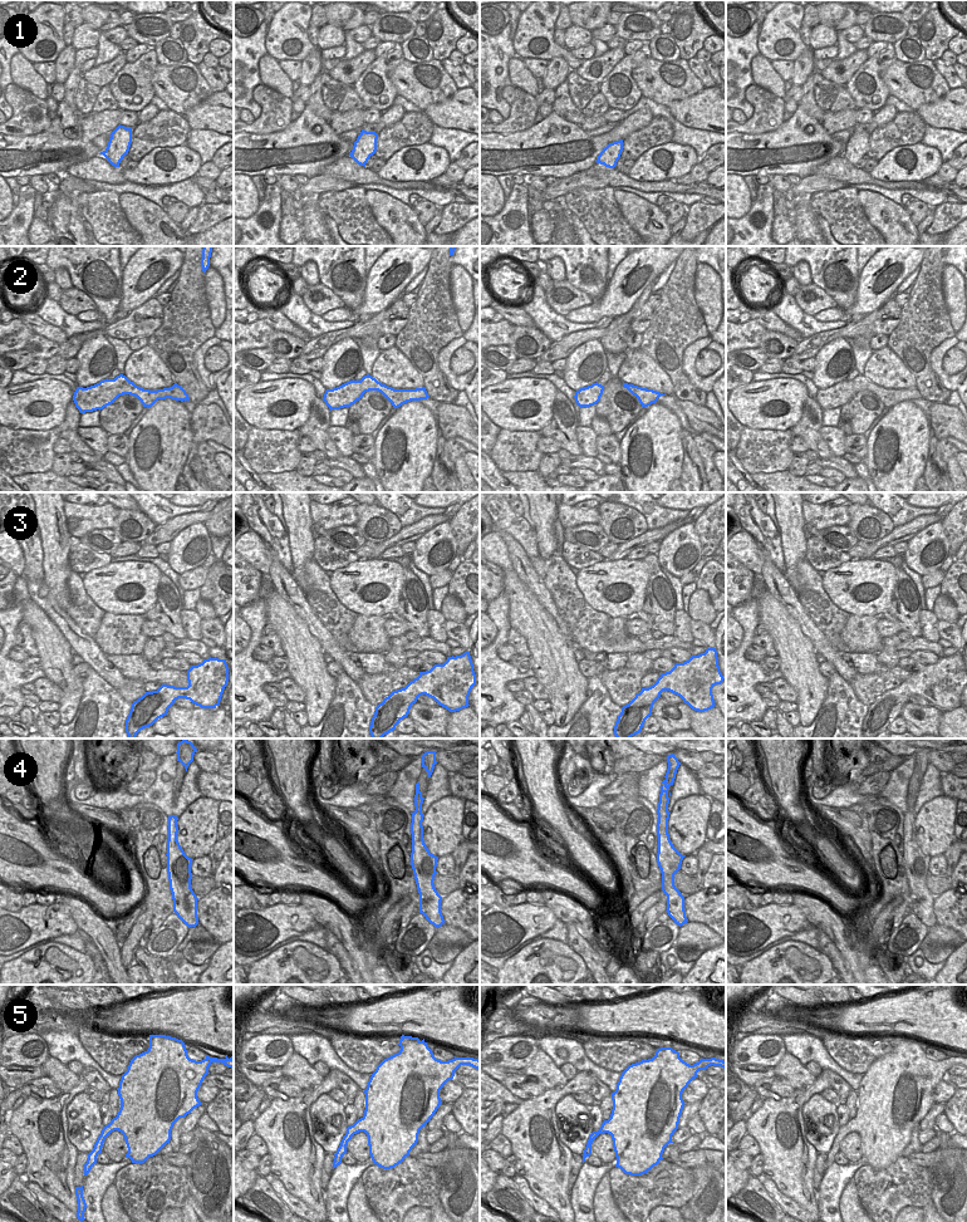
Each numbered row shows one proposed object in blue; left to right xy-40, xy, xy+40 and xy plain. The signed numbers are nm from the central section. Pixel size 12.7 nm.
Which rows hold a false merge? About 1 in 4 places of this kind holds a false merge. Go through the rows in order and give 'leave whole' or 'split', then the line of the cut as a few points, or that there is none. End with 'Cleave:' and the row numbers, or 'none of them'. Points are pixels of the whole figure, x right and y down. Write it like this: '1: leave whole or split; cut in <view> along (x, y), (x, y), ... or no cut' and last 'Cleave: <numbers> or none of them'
1: split; cut in xy+40 along (621, 141), (608, 150), (612, 167)
2: leave whole; no cut
3: leave whole; no cut
4: split; cut in xy+40 along (657, 828), (664, 839)
5: leave whole; no cut
Cleave: 1, 4

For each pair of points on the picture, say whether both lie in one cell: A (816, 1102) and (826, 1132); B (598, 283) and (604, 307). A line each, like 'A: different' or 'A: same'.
A: same
B: different

